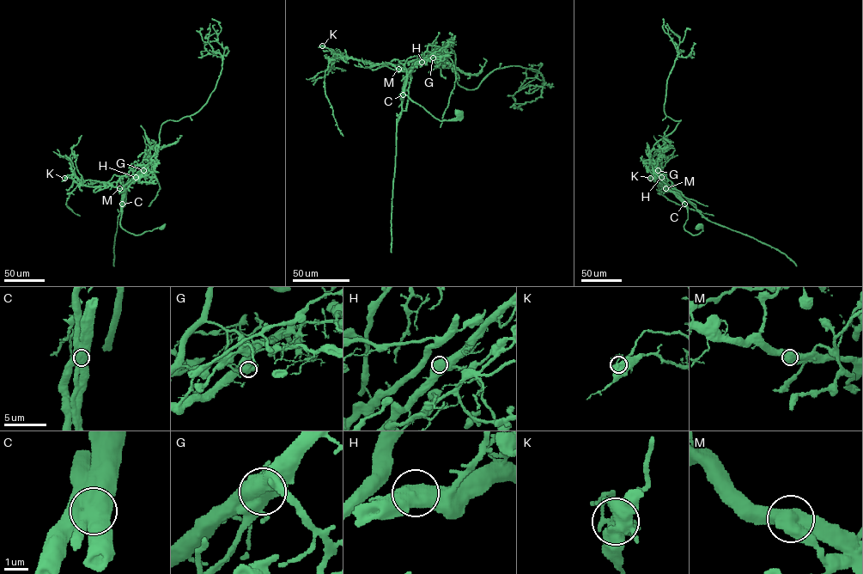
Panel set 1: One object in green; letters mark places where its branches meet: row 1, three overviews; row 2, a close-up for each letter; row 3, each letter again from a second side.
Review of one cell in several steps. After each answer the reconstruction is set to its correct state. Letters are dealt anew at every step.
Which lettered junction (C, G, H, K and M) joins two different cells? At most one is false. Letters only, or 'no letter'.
M

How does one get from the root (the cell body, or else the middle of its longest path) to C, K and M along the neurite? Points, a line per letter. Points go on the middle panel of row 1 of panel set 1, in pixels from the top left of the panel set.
C: (458, 112), (455, 118), (440, 120), (407, 95), (401, 94), (401, 99), (403, 94)
K: (458, 112), (440, 120), (407, 95), (401, 94), (400, 98), (405, 72), (389, 64), (342, 57), (322, 45)
M: (458, 112), (455, 118), (440, 120), (407, 95), (401, 94), (401, 99), (407, 73), (398, 69)

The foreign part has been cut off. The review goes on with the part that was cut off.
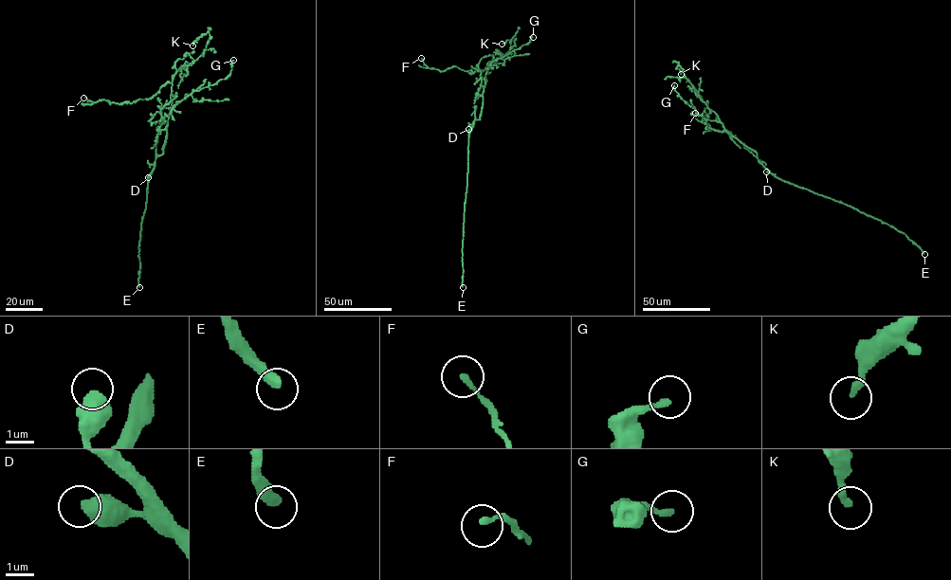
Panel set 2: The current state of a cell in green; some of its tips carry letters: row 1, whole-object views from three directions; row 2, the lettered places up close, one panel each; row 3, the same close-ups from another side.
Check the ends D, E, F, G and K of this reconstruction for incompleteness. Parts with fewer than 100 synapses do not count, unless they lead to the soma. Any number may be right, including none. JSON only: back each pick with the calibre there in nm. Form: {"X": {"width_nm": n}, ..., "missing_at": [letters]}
{"E": {"width_nm": 400}, "missing_at": ["E"]}

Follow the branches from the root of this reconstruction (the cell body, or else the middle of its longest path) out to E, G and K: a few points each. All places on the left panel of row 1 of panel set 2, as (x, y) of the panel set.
E: (149, 176), (138, 246), (139, 287)
G: (149, 176), (155, 158), (163, 154), (168, 108), (193, 92), (225, 79), (231, 70), (233, 60)
K: (149, 176), (155, 158), (163, 154), (173, 77), (202, 53), (210, 34), (203, 34), (192, 45)

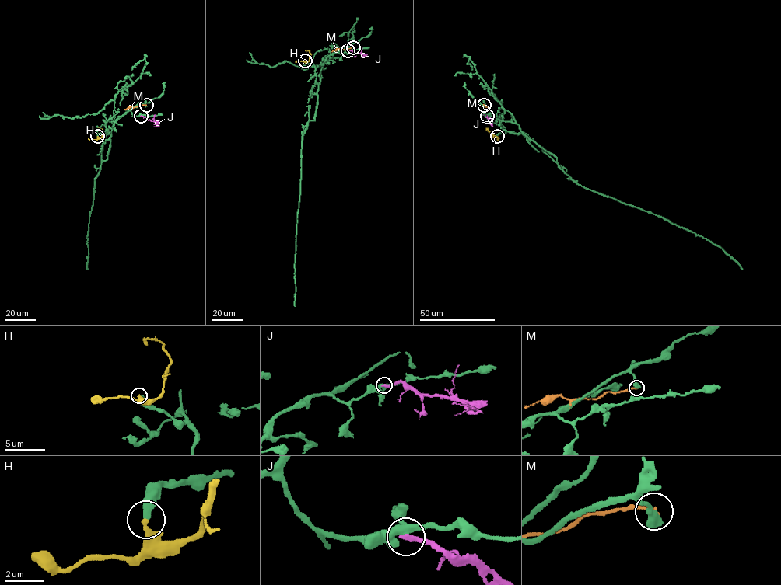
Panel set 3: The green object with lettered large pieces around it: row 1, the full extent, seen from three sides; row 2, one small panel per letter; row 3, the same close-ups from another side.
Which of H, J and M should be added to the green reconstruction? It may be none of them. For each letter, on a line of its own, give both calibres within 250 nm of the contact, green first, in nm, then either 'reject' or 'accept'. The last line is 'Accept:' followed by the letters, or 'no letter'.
H: calibres 400 and 280 nm; accept
J: calibres 340 and 280 nm; reject
M: calibres 550 and 200 nm; reject
Accept: H

